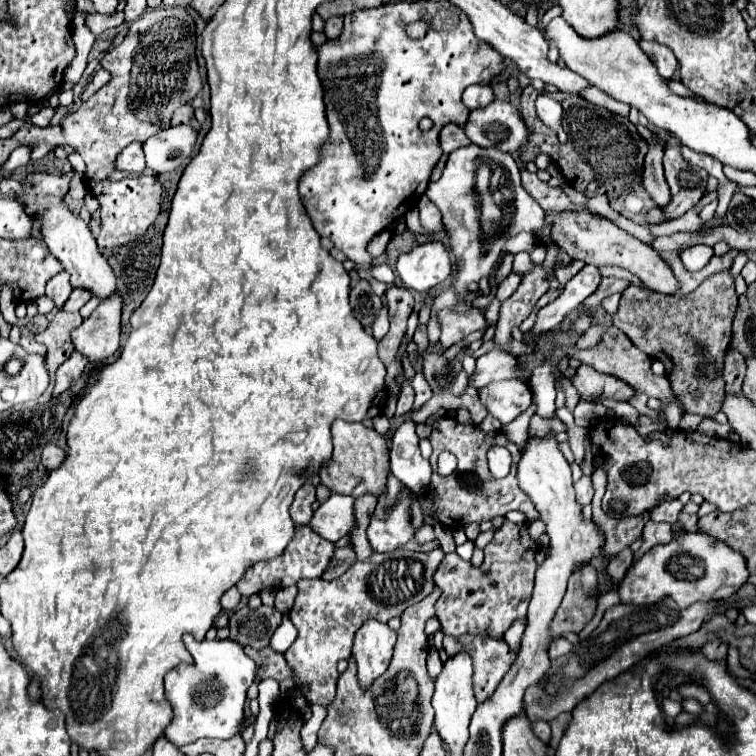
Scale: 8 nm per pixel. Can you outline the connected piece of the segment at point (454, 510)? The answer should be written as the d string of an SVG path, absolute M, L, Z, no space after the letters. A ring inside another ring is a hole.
M441 417L433 423L433 433L429 437L431 445L433 445L433 455L431 455L431 465L433 465L433 479L427 491L431 491L431 495L435 495L437 499L437 509L439 509L439 519L445 527L449 529L463 529L469 523L483 523L483 521L491 521L497 515L505 515L509 511L521 511L527 515L527 521L535 521L539 519L537 509L533 507L531 499L519 489L517 485L517 477L515 477L515 469L511 469L511 473L505 479L495 479L485 463L485 451L487 447L493 445L503 445L511 451L513 455L519 455L519 447L515 443L511 443L503 431L493 431L493 433L483 433L477 425L461 425L455 417ZM449 451L457 457L457 469L447 475L441 477L437 473L437 457L439 453Z

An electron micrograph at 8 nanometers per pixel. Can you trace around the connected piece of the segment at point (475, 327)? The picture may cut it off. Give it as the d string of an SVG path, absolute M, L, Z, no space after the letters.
M473 307L473 311L469 311L469 315L451 315L451 311L443 309L439 313L439 319L441 319L439 343L443 349L449 349L451 345L459 343L461 339L465 339L467 335L471 335L475 331L485 333L489 327L483 313L477 307Z

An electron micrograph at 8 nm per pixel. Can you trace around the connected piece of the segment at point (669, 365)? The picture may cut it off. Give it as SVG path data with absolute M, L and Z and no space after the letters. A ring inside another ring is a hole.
M721 271L705 279L695 291L691 291L683 299L673 299L653 293L649 289L629 285L621 295L619 311L613 317L613 325L623 331L643 353L665 363L667 379L671 381L673 393L685 405L685 411L713 417L719 411L719 403L725 395L723 365L725 353L731 343L731 321L735 309L737 295L733 279L729 271ZM707 355L715 361L717 369L709 379L705 365Z

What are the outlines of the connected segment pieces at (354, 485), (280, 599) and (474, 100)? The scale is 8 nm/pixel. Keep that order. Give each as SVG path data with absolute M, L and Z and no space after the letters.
M337 419L331 427L333 457L319 469L321 483L333 493L343 493L351 497L361 497L365 493L381 495L385 493L385 481L389 475L389 449L383 435L363 423L347 423Z
M296 585L287 587L285 589L279 589L276 592L274 607L277 611L286 613L290 611L294 605L295 598L298 593L298 588Z
M469 85L463 91L463 103L467 109L477 109L483 107L487 103L491 103L495 99L493 89L489 85Z

